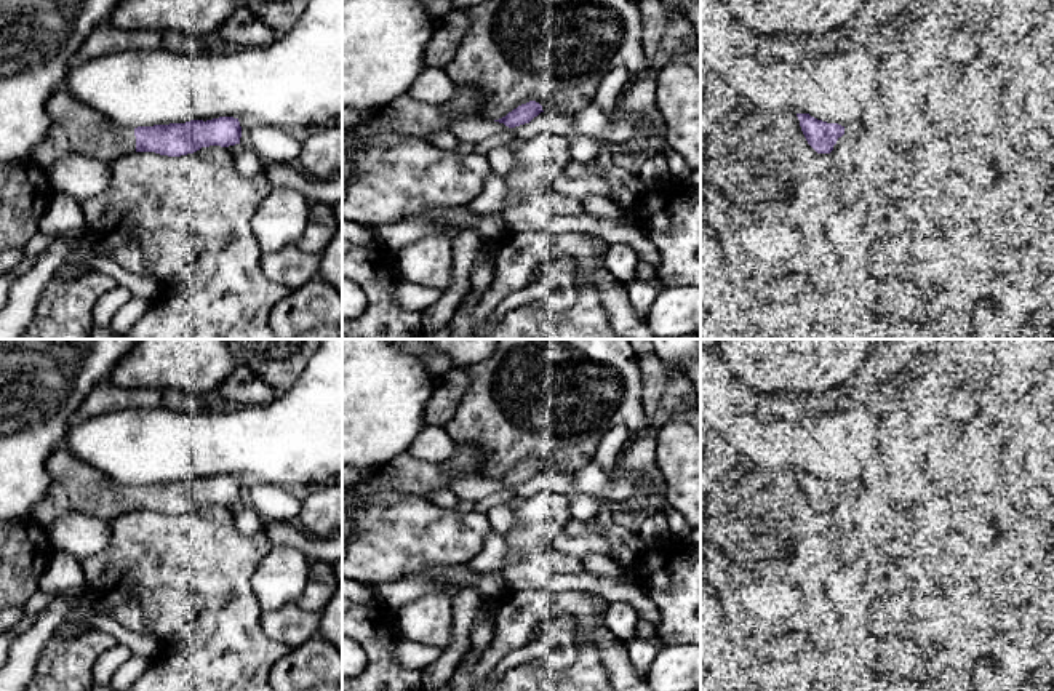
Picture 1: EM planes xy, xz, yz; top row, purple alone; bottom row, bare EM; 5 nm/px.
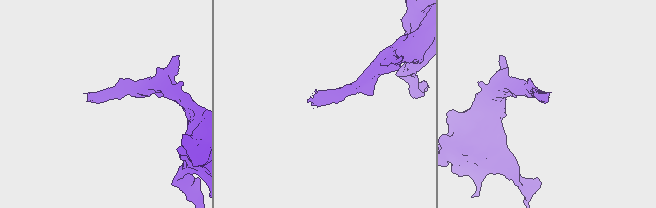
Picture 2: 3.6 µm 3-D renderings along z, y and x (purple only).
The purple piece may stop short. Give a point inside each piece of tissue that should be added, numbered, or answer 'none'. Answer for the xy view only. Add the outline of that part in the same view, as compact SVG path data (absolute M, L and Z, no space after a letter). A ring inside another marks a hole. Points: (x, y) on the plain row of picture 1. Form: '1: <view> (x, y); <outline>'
1: xy (75, 487); M64 445L50 454L46 470L51 475L51 488L32 513L32 520L43 528L69 512L85 512L112 521L136 510L134 486L114 481L80 461Z

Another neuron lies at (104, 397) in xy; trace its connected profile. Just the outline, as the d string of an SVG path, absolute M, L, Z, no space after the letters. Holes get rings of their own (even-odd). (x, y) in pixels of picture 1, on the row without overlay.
M109 379L98 382L77 408L72 422L125 408L154 409L163 406L158 389L123 389Z

